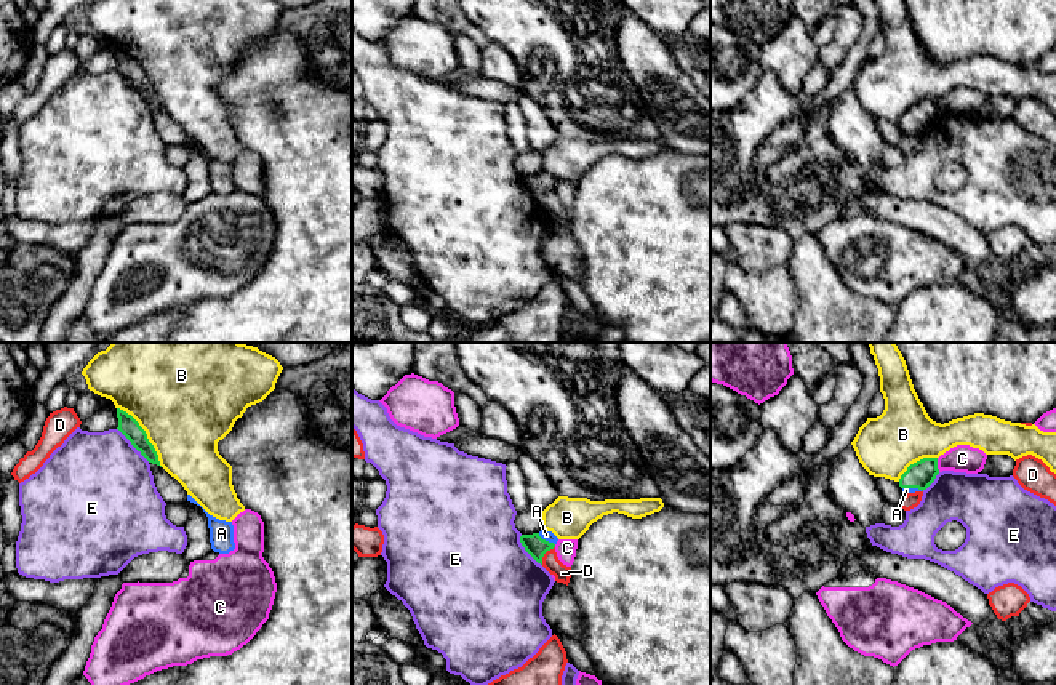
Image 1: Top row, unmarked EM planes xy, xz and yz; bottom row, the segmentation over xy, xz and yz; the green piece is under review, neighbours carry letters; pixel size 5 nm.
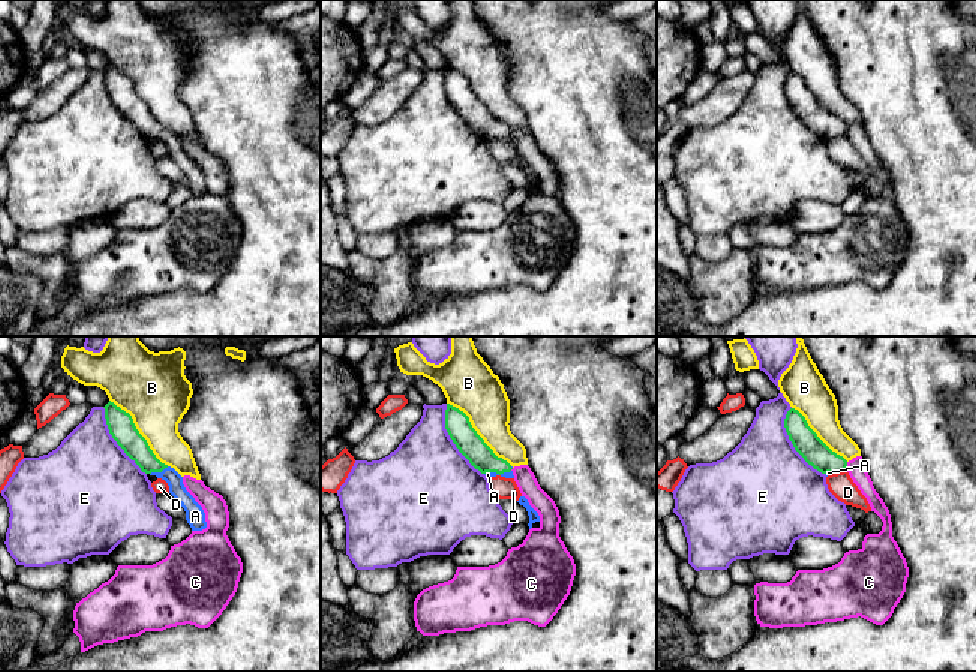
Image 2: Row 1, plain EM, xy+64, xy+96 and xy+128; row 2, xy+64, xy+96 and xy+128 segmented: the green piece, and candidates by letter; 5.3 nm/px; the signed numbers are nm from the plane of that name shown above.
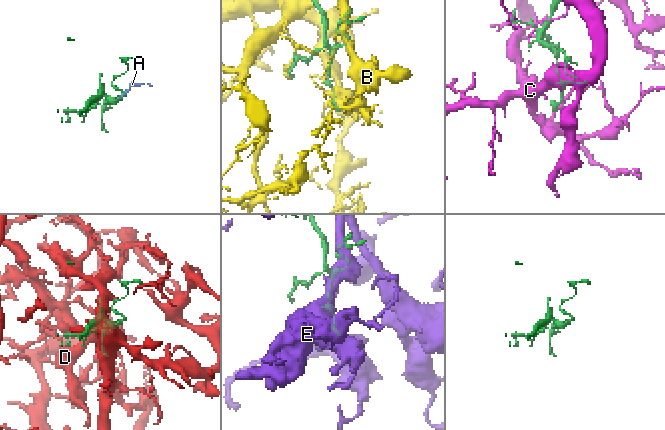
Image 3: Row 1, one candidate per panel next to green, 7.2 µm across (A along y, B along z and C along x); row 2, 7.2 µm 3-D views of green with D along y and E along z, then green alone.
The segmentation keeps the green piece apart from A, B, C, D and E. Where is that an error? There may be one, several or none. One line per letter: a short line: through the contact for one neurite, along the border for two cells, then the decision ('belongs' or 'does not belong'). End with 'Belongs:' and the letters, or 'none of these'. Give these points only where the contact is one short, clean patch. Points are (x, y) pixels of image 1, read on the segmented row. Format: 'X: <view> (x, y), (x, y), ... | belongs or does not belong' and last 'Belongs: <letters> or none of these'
A: xz (535, 544), (544, 540), (546, 535) | belongs
B: does not belong
C: does not belong
D: does not belong
E: does not belong
Belongs: A

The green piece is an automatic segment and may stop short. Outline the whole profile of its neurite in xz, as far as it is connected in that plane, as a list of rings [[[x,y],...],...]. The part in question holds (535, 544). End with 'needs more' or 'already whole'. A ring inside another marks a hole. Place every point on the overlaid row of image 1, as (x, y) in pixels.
[[[547,530],[520,536],[520,543],[525,547],[525,551],[541,565],[542,565],[544,554],[554,549],[557,541],[558,538],[552,531],[547,531]]] | needs more

